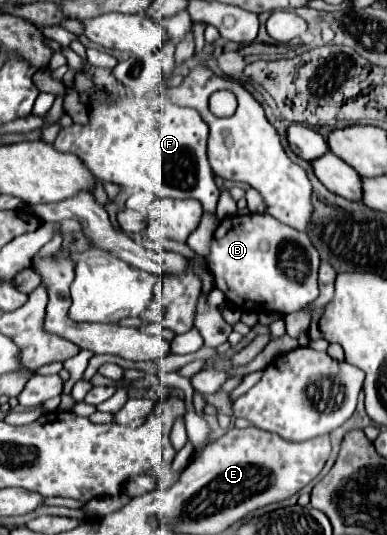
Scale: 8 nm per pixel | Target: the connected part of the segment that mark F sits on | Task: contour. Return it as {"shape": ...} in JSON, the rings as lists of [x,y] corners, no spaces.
{"shape":[[[172,41],[164,43],[162,49],[150,53],[148,57],[142,57],[142,59],[130,57],[128,61],[120,61],[114,67],[114,75],[132,93],[126,97],[112,99],[112,103],[94,103],[90,107],[90,121],[86,125],[74,123],[66,129],[60,129],[52,145],[58,151],[68,151],[68,153],[78,155],[86,163],[86,167],[94,173],[94,177],[98,177],[100,181],[112,181],[126,189],[152,191],[158,197],[196,199],[202,203],[204,213],[216,213],[220,191],[214,183],[214,173],[206,157],[208,125],[202,121],[196,109],[172,105],[168,99],[164,99],[160,93],[154,91],[158,87],[164,87],[164,81],[172,77],[172,69],[174,69],[174,43]]]}

